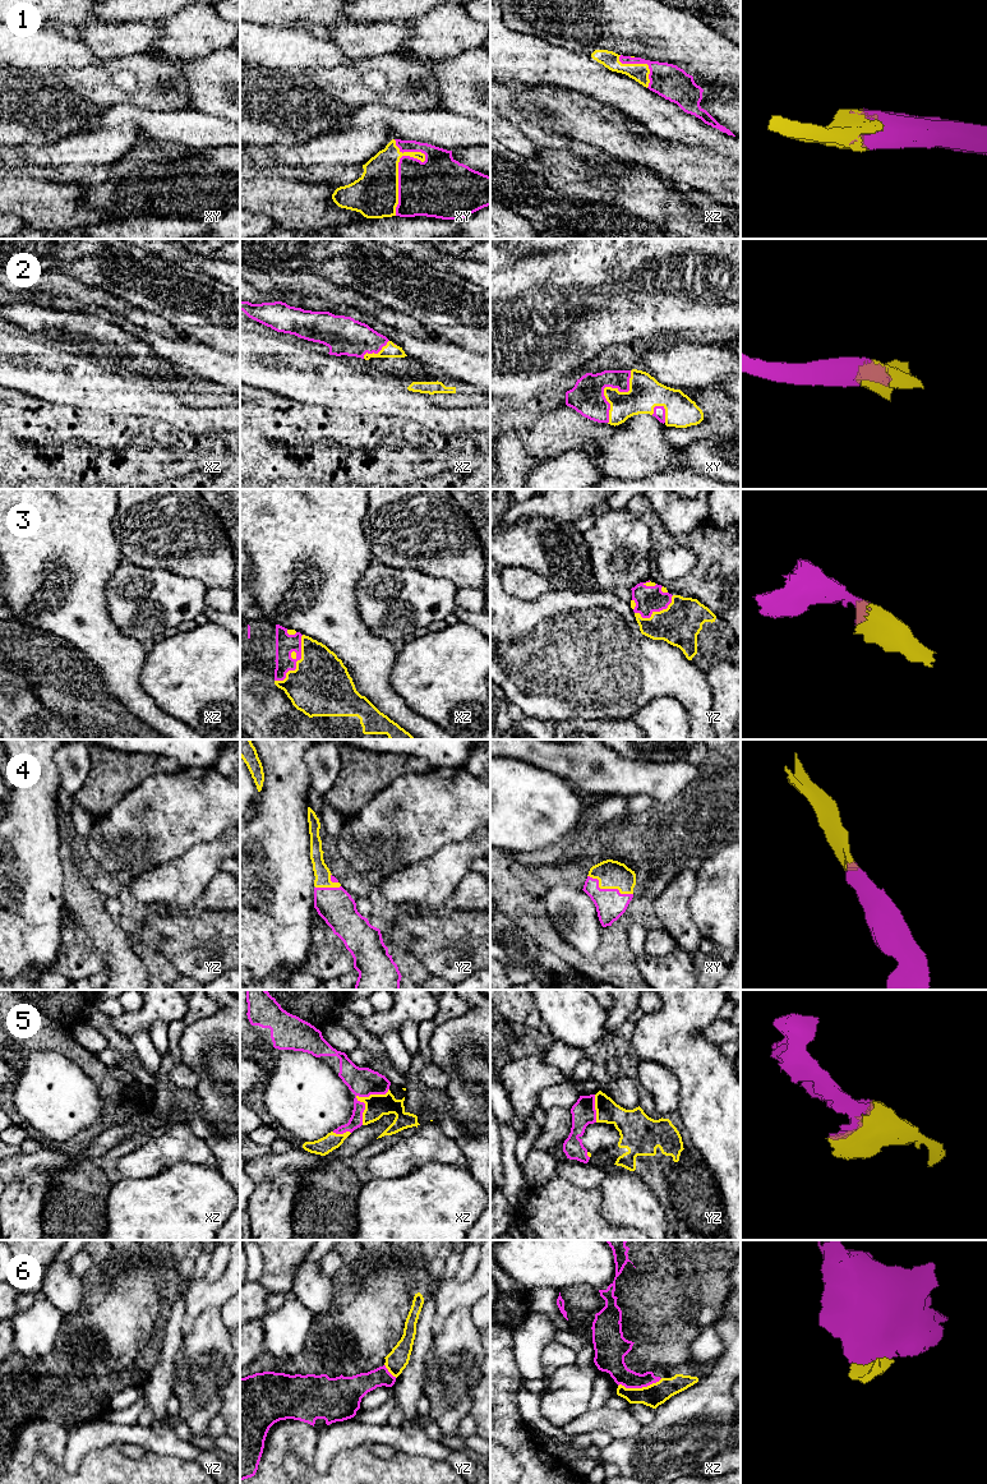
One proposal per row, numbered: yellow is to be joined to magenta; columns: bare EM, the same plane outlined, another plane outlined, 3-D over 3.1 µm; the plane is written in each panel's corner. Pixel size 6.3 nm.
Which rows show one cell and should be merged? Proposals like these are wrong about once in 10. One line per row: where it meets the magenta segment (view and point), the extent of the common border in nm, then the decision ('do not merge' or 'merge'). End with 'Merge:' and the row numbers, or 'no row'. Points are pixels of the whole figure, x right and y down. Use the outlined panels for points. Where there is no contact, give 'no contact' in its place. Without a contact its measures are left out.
1: xy (399, 178) | 480 nm | merge
2: xy (608, 386) | 360 nm | merge
3: xz (295, 663) | 340 nm | merge
4: xy (608, 889) | 320 nm | merge
5: xz (360, 1096) | 280 nm | merge
6: xz (640, 1387) | 280 nm | merge
Merge: 1, 2, 3, 4, 5, 6

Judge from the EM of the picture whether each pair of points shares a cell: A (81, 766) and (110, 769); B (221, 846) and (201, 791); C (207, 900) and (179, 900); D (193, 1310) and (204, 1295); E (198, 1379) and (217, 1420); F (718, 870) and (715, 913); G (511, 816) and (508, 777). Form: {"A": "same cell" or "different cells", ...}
{"A": "different cells", "B": "different cells", "C": "different cells", "D": "same cell", "E": "different cells", "F": "same cell", "G": "same cell"}

